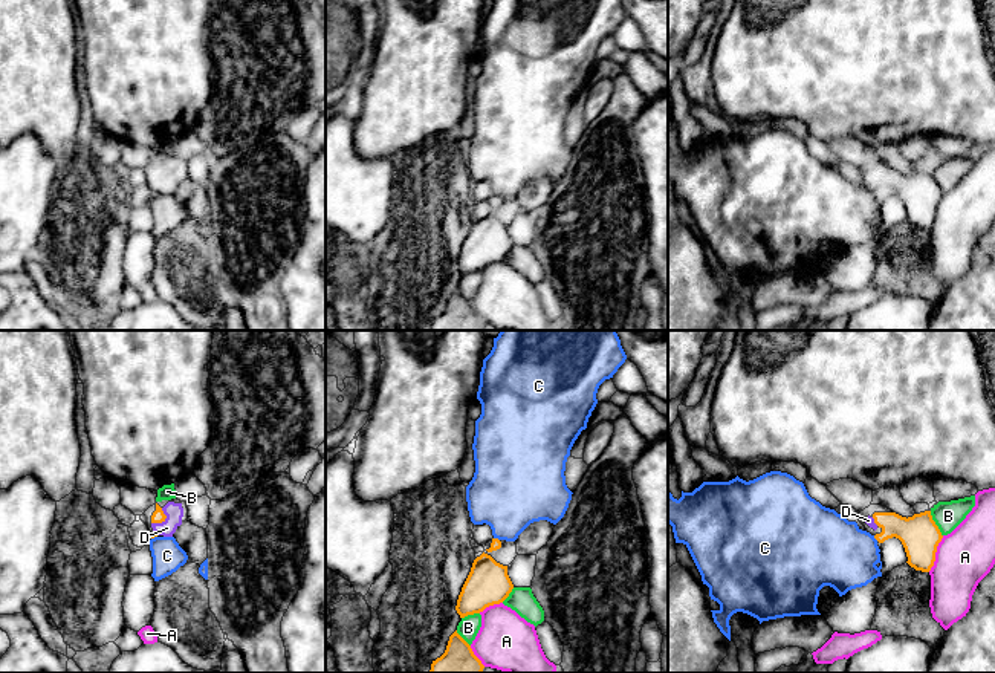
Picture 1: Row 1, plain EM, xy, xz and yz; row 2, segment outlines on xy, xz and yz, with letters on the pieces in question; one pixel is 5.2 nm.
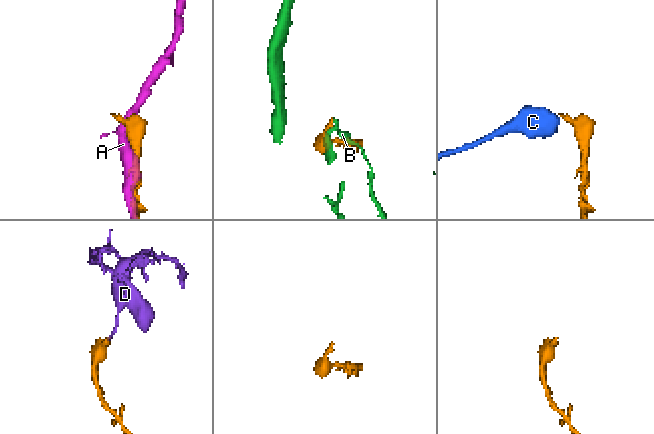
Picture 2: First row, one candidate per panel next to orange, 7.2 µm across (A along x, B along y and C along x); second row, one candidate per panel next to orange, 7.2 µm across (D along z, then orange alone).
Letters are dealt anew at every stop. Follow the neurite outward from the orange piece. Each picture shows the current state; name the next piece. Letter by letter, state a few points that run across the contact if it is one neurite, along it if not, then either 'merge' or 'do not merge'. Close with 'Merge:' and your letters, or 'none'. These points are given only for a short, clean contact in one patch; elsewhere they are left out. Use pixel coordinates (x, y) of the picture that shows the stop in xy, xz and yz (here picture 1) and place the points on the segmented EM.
A: do not merge
B: do not merge
C: line yz (873, 536), (878, 540); do not merge
D: line xy (158, 516), (162, 520), (173, 511); merge
Merge: D

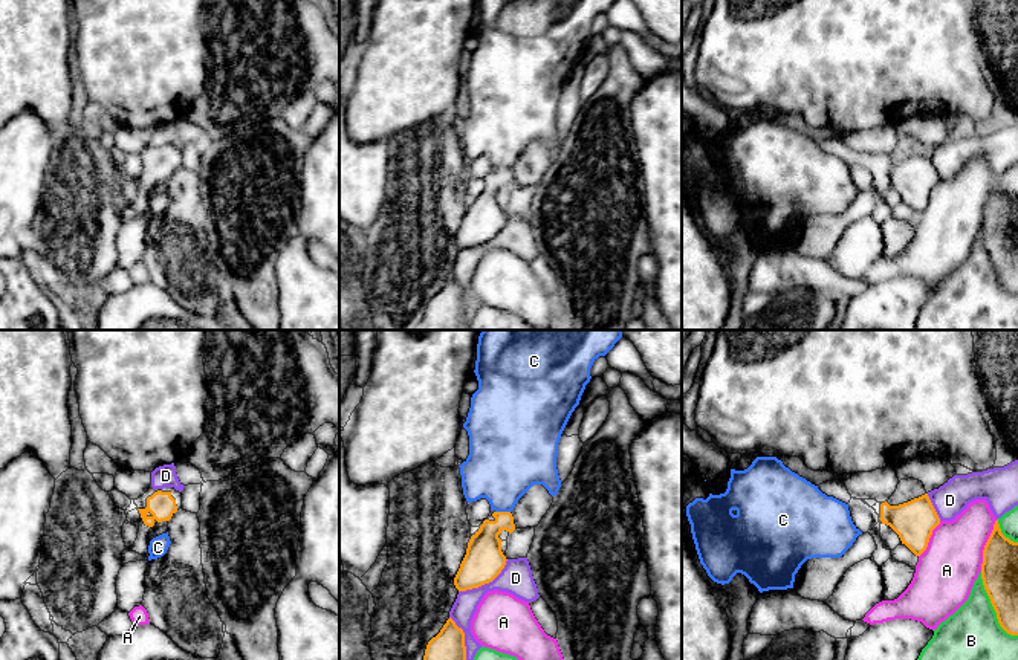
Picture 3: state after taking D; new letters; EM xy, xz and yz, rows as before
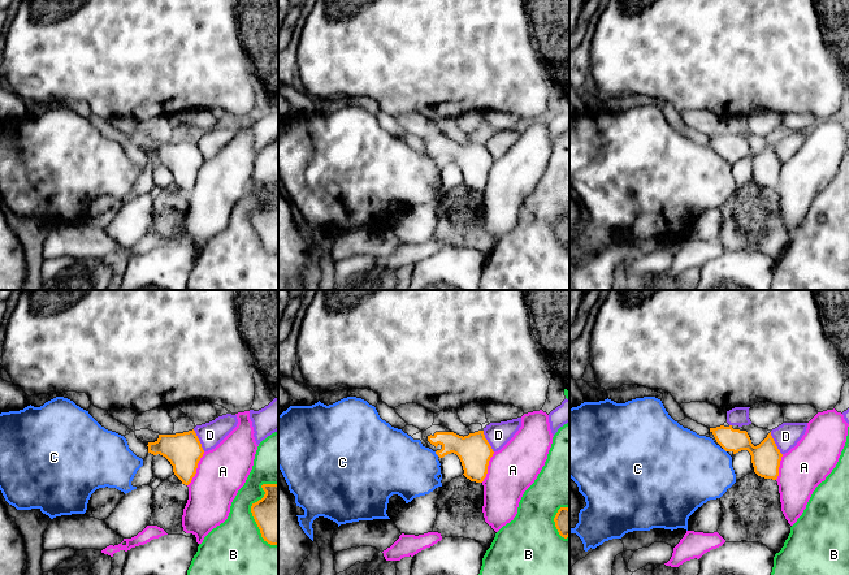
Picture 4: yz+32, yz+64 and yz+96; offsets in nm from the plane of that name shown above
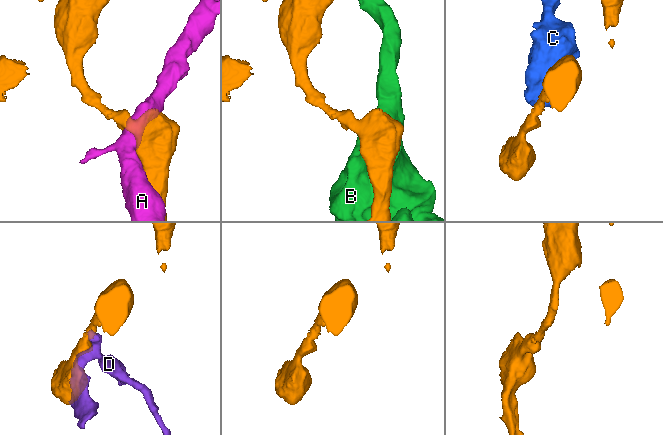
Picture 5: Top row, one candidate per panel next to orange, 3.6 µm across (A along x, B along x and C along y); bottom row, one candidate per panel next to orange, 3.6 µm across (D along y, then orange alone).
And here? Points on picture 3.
A: do not merge
B: do not merge
C: do not merge
D: do not merge
Merge: none

